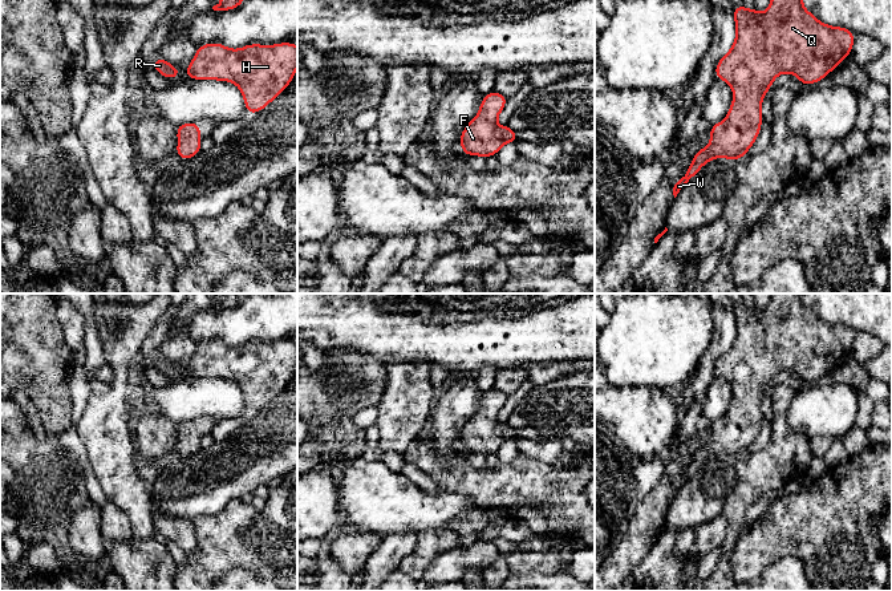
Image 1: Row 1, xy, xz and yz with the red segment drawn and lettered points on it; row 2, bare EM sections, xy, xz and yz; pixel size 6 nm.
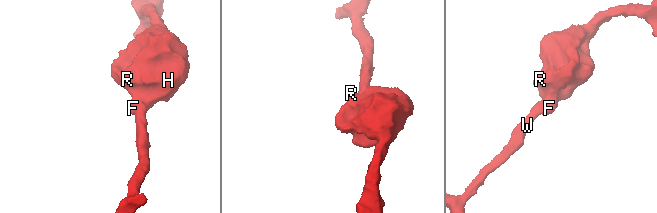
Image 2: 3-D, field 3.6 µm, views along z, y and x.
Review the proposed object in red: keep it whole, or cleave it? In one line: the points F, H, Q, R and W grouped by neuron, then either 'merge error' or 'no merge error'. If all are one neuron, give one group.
groups F H Q R W; no merge error

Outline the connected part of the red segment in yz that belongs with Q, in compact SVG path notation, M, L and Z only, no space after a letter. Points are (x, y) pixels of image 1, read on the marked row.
M771 0L767 11L761 13L755 8L747 9L743 4L733 8L735 20L735 41L730 50L715 64L715 78L726 81L733 90L733 102L727 116L722 122L711 125L709 134L711 141L698 150L692 158L690 166L684 177L674 185L674 198L680 190L694 178L701 167L714 158L727 158L738 161L746 157L749 149L757 141L763 122L762 102L765 94L771 89L773 81L782 73L791 73L807 88L810 84L822 81L831 73L847 56L851 54L855 33L843 27L831 27L818 20L803 7L803 0Z

